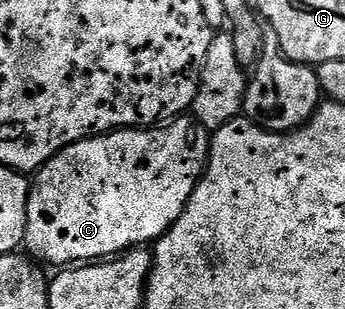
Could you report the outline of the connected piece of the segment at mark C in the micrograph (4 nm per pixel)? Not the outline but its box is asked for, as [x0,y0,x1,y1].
[24,115,210,267]

